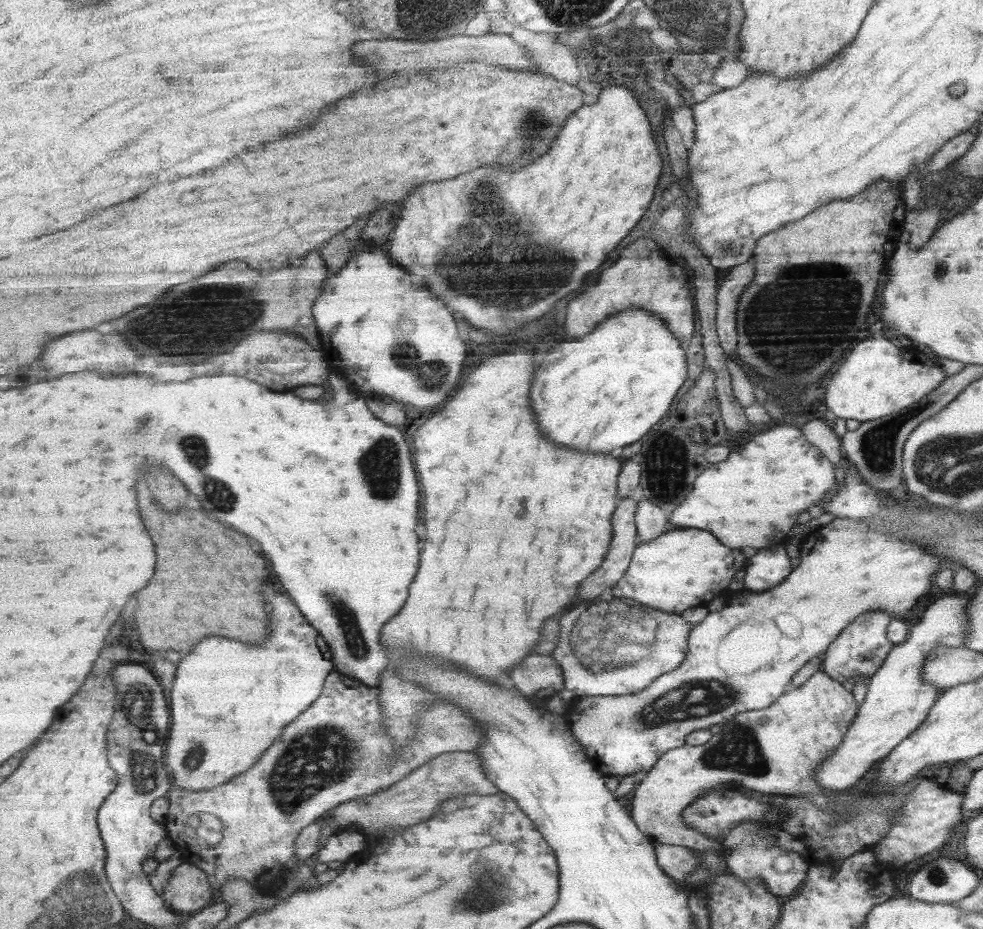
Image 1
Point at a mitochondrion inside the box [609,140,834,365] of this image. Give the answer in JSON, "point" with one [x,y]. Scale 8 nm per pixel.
{"point":[749,320]}

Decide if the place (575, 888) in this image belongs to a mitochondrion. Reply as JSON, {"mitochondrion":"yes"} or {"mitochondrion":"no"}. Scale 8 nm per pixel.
{"mitochondrion":"no"}

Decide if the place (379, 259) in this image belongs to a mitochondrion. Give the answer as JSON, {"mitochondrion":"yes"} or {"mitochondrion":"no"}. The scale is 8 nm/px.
{"mitochondrion":"no"}

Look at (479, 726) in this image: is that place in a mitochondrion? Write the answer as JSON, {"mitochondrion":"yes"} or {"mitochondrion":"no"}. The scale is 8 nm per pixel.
{"mitochondrion":"no"}

